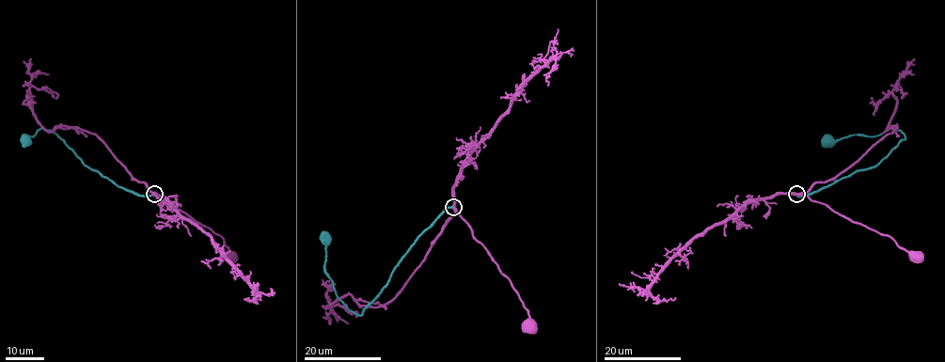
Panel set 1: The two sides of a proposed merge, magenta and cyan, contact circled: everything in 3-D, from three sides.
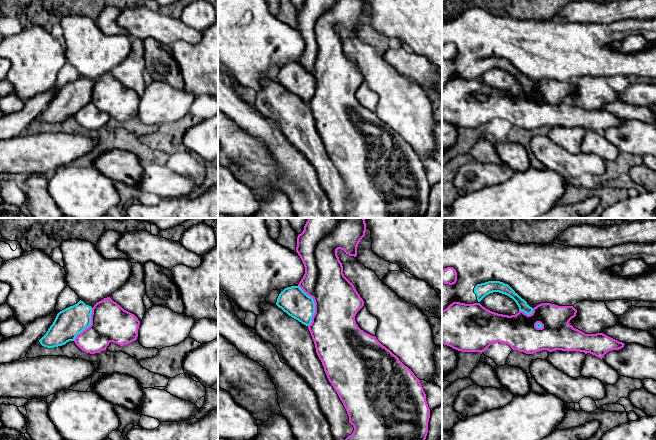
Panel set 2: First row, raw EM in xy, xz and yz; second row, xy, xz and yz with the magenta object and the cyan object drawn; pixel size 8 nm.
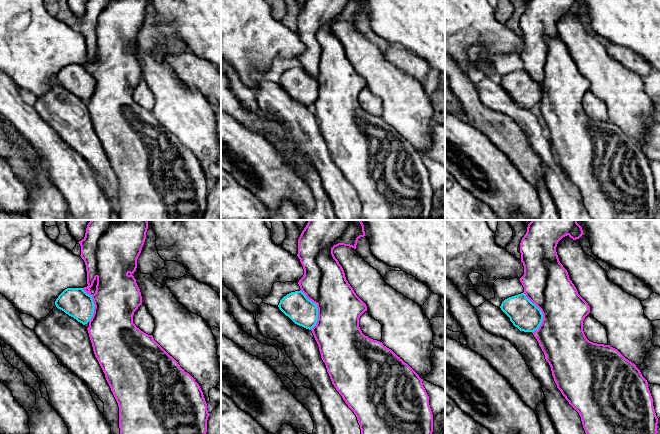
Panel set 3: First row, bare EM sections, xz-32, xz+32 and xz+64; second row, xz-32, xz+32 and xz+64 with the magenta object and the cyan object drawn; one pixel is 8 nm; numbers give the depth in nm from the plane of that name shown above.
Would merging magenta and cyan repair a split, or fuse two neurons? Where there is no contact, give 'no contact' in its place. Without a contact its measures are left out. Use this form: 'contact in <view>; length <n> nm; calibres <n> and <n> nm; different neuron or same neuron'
contact in xz; length 340 nm; calibres 360 and 220 nm; different neuron

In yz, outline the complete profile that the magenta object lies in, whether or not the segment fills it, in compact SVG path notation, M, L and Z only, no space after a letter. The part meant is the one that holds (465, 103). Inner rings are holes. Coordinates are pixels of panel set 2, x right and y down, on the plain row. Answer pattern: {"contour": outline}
{"contour": "M453 78L442 87L442 120L462 128L484 128L490 121L499 118L526 130L542 126L562 126L590 129L598 134L603 134L609 127L624 123L624 119L603 109L585 110L575 105L569 97L576 89L577 86L573 82L541 79L533 84L530 91L519 87L508 92L492 88L480 79Z"}

